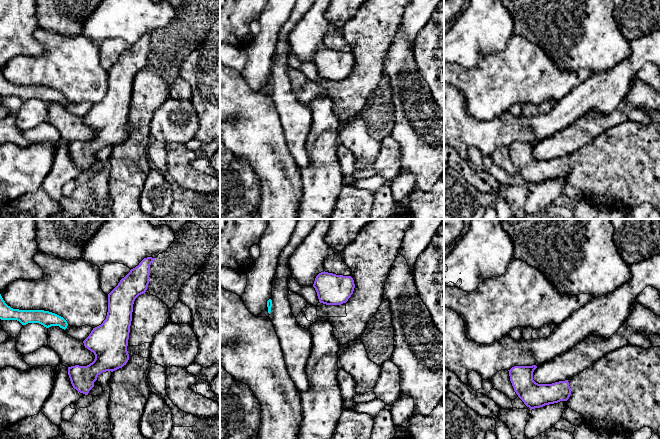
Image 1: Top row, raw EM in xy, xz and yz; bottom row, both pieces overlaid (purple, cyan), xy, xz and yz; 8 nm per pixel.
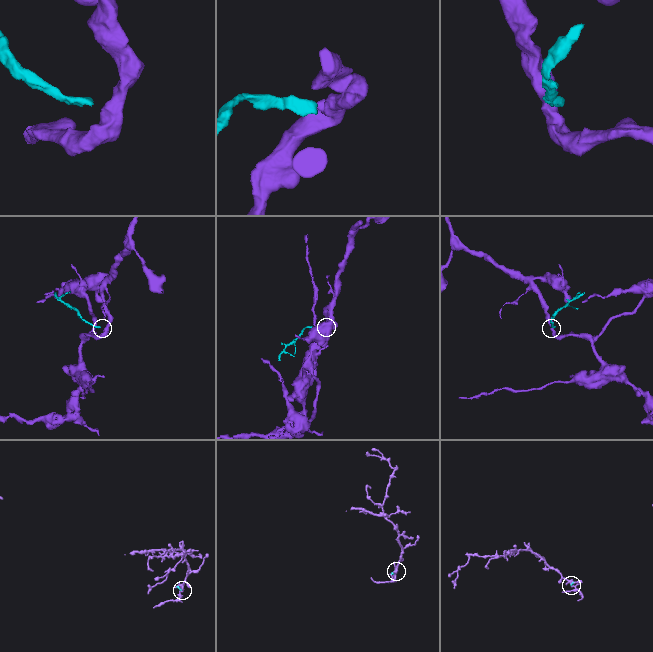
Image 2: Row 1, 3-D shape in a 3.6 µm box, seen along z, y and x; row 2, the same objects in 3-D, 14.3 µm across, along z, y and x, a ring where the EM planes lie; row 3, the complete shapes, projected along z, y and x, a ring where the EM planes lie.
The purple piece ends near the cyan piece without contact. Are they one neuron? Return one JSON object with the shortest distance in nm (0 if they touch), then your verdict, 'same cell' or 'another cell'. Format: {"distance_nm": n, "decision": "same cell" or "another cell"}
{"distance_nm": 180, "decision": "another cell"}

